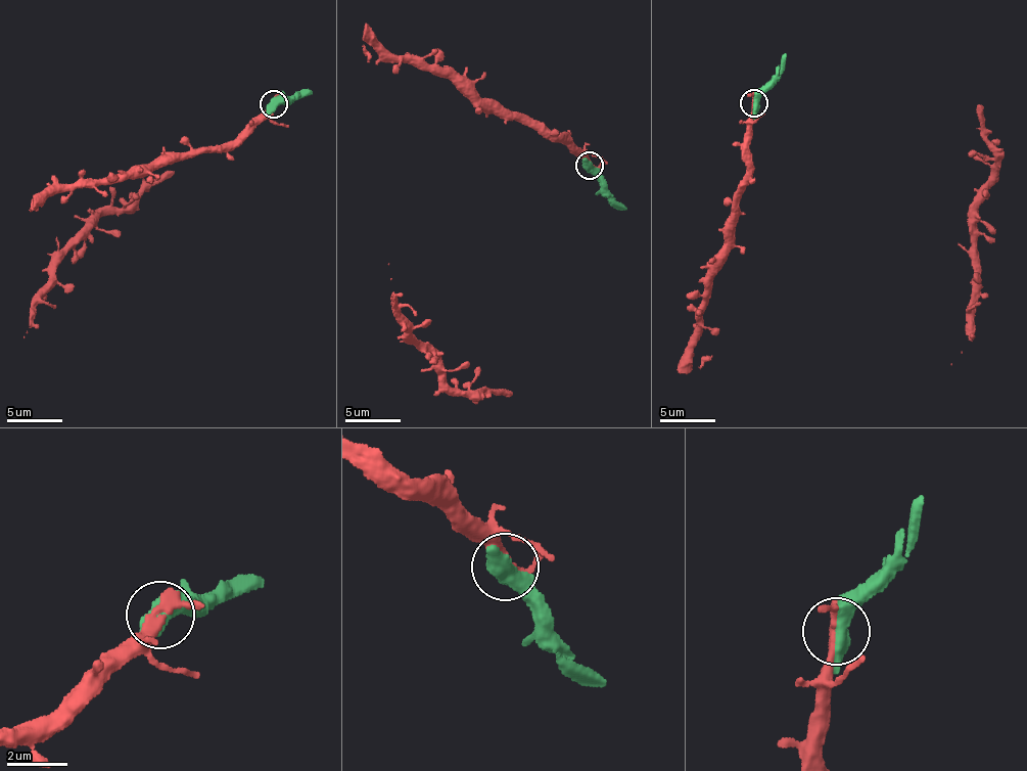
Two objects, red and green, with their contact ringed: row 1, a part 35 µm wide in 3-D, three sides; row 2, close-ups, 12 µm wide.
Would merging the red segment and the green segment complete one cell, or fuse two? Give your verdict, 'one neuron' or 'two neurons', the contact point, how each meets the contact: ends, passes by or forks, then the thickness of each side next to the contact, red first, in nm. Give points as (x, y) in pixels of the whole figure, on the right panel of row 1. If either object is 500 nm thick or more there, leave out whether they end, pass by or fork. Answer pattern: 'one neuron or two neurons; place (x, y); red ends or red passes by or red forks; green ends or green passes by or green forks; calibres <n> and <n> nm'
one neuron; place (754, 103); calibres 240 and 500 nm

